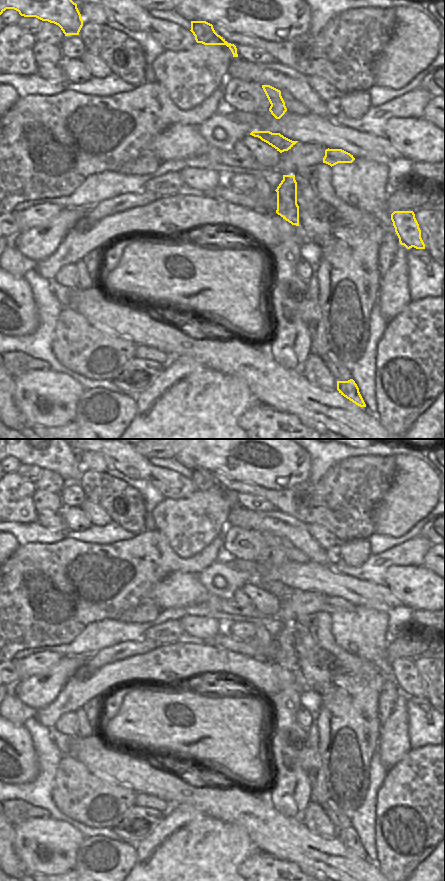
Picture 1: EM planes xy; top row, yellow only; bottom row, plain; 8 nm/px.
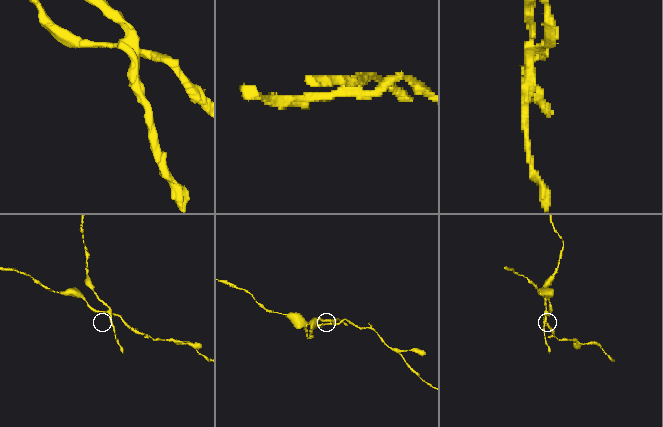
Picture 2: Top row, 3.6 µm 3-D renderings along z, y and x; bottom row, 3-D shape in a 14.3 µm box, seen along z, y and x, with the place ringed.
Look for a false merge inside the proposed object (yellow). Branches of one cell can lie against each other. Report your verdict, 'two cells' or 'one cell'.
two cells

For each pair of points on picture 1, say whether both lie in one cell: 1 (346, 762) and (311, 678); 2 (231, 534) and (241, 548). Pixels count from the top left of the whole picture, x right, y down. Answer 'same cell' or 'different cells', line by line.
1: same cell
2: same cell

